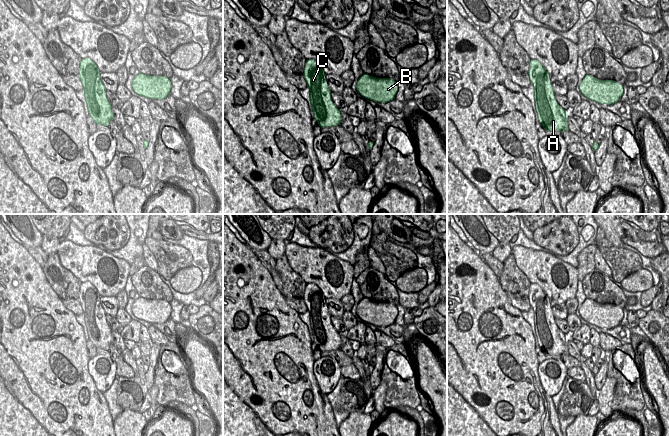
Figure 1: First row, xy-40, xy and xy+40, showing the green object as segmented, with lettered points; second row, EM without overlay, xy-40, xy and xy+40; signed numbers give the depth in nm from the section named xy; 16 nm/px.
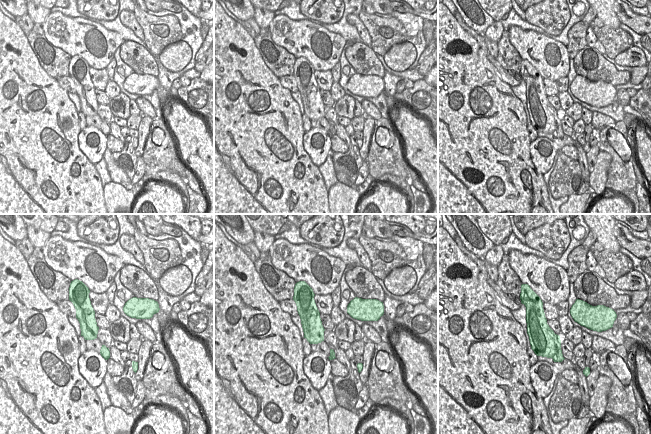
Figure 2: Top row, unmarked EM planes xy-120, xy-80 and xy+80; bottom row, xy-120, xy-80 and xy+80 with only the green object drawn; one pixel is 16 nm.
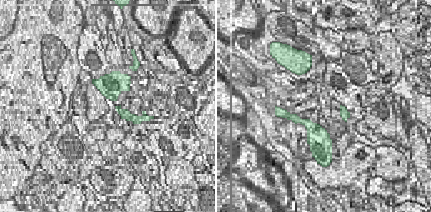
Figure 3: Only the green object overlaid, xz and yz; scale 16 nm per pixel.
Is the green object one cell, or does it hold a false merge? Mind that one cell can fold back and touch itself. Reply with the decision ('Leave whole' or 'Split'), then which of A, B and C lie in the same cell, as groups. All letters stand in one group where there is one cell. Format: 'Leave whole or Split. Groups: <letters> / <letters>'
Leave whole. Groups: A B C.

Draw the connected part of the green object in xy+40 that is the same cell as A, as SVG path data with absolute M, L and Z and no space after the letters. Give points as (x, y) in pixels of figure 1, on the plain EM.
M531 283L528 295L534 311L535 332L541 350L547 355L568 355L568 337L558 328L550 299L536 283Z

